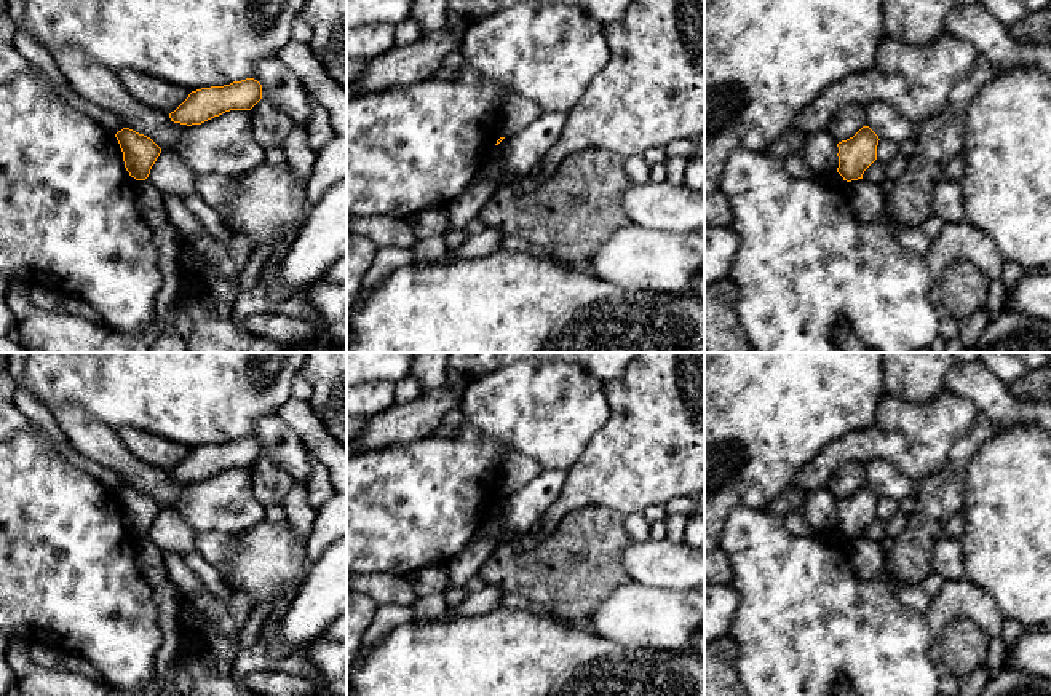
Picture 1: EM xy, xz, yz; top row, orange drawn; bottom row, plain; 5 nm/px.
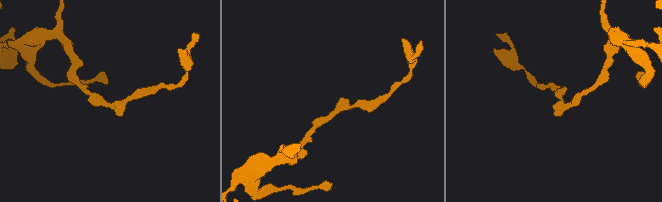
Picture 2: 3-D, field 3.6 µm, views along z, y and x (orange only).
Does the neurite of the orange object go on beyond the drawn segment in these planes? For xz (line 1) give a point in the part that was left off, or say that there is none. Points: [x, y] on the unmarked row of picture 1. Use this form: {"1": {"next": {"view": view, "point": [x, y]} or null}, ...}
{"1": {"next": null}}

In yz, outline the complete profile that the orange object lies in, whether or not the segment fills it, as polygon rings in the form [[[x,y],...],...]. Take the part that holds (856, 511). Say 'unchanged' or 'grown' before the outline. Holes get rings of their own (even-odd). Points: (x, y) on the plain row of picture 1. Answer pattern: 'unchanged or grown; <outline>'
unchanged; [[[863,484],[853,495],[837,501],[837,530],[843,538],[863,536],[864,528],[877,517],[878,498],[878,493],[869,484]]]

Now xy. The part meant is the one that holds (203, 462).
unchanged; [[[254,436],[192,449],[188,455],[169,471],[171,479],[201,482],[230,468],[251,468],[262,457],[262,442]]]

